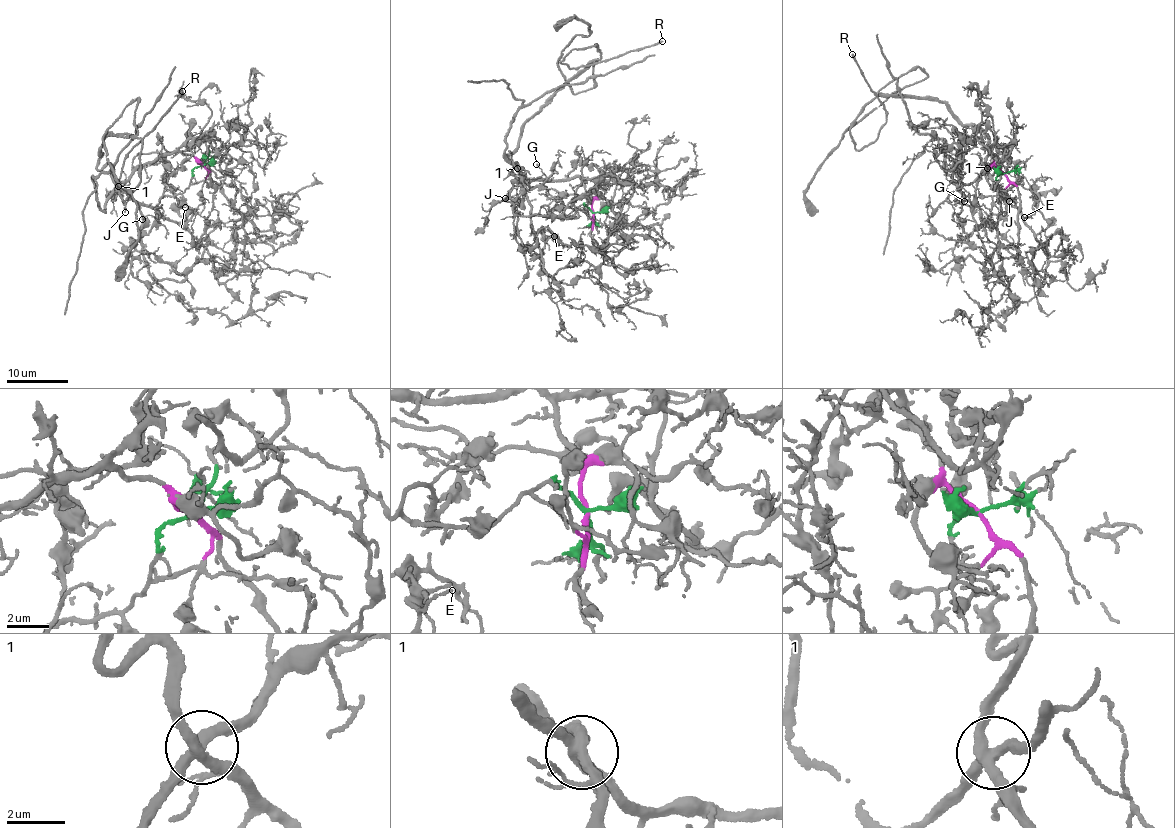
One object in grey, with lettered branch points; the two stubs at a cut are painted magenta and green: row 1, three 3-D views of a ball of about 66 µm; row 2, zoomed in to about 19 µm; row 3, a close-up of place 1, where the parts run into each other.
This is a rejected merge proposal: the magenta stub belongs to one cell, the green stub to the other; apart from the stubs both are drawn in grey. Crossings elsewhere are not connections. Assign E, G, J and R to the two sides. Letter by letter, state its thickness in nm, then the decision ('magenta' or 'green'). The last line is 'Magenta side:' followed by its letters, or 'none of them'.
E: 90 nm | green
G: 140 nm | green
J: 120 nm | green
R: 240 nm | green
Magenta side: none of them

